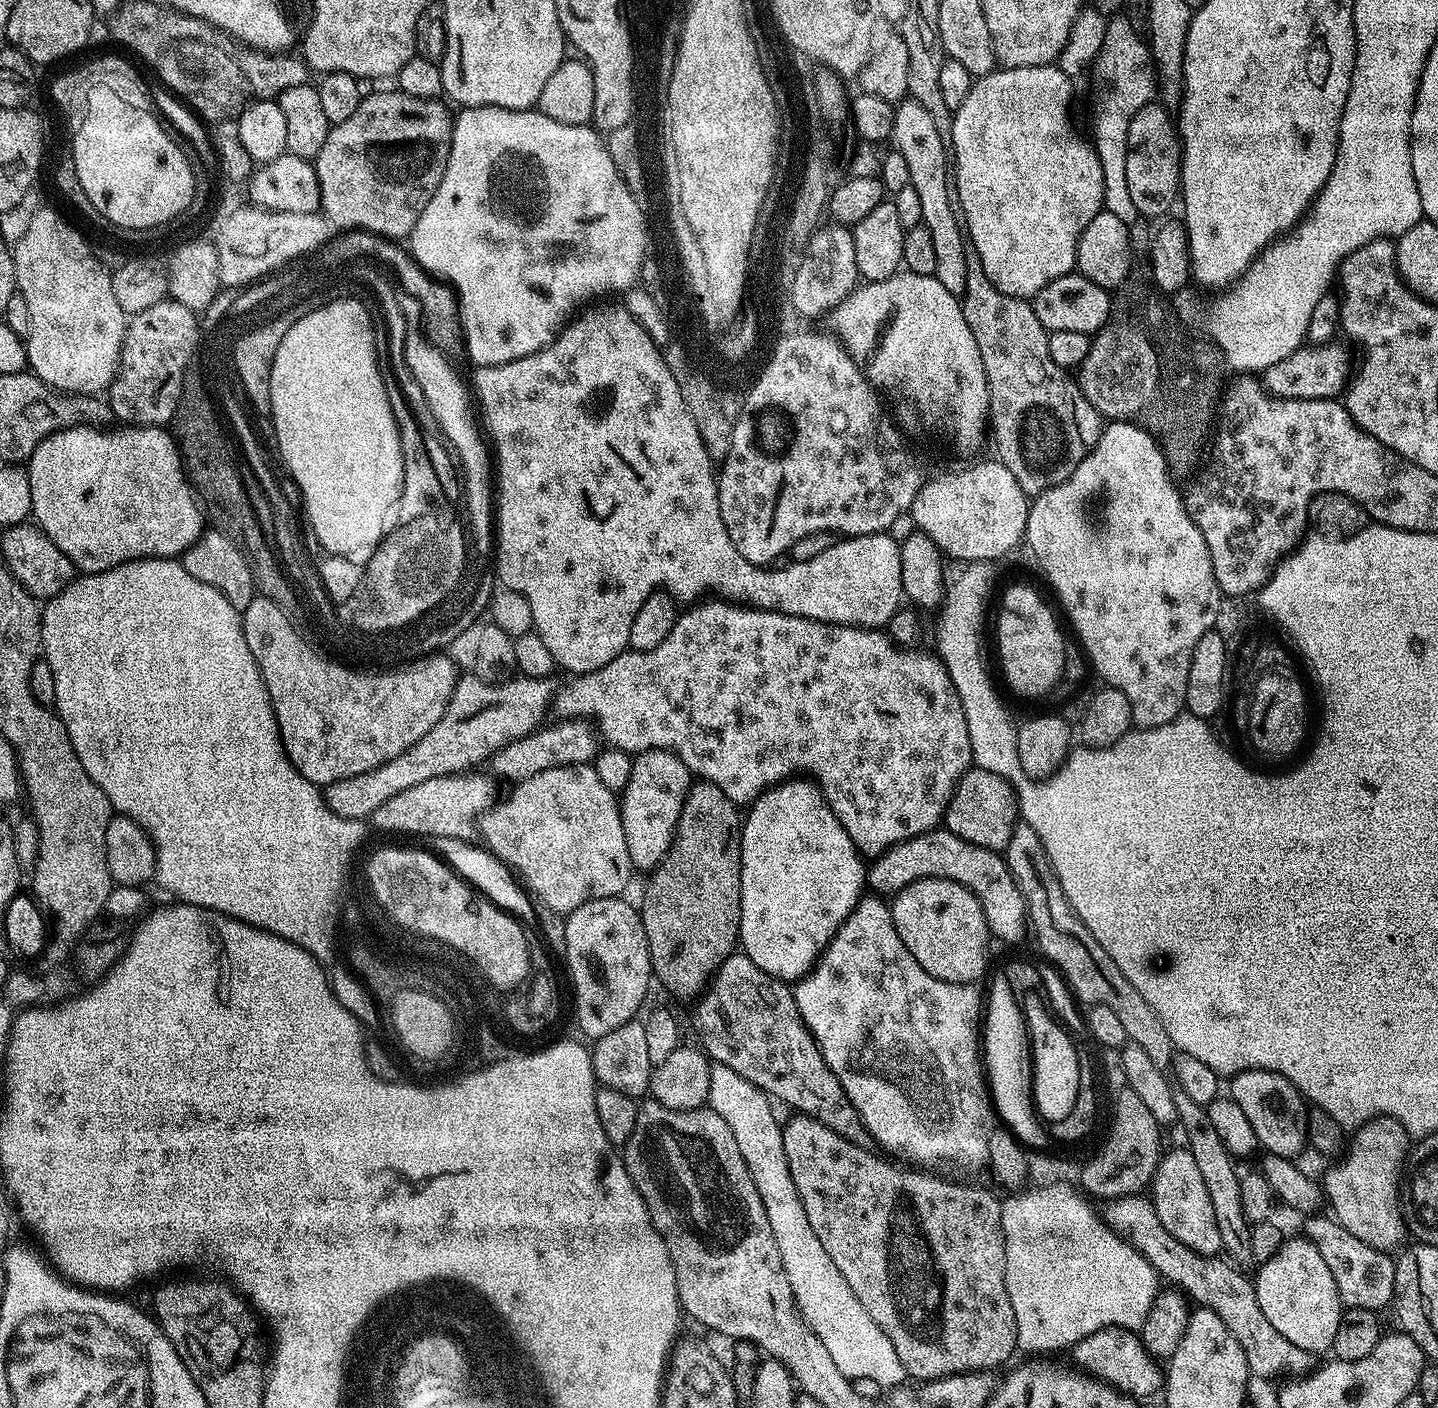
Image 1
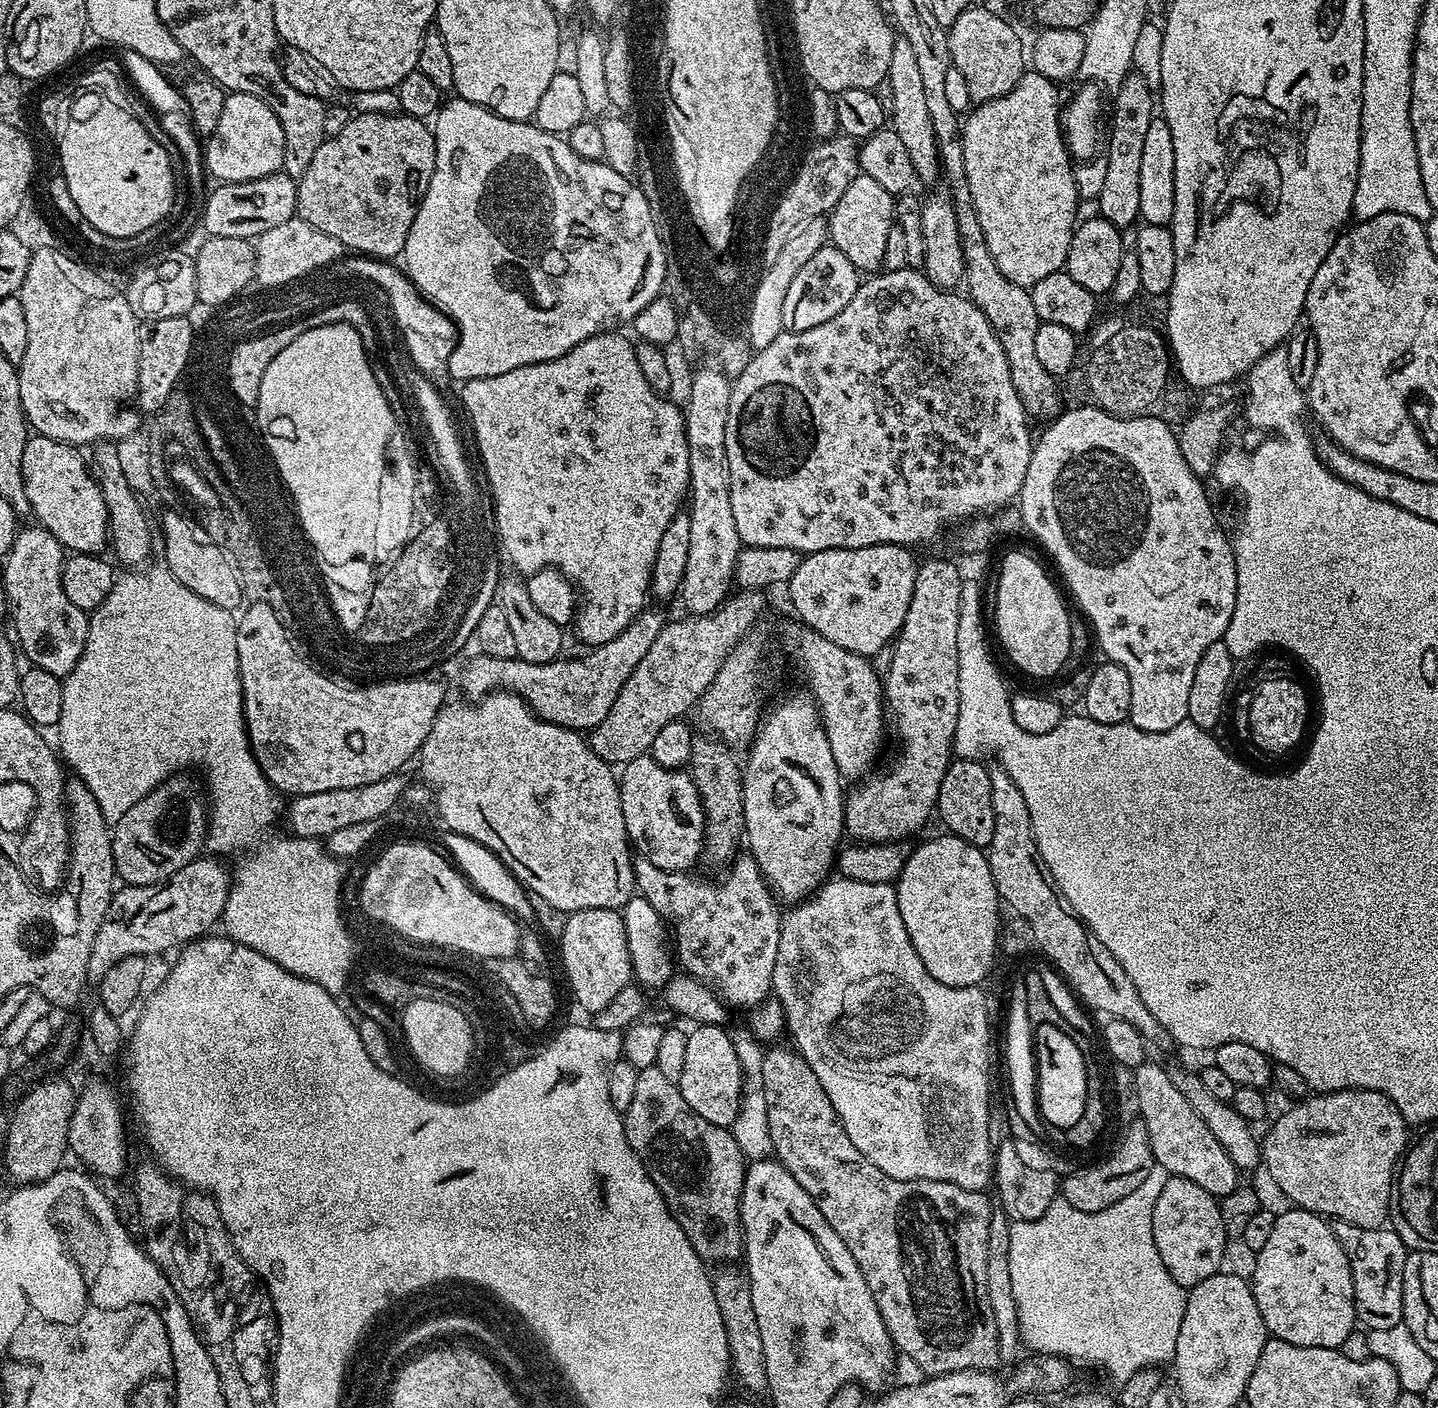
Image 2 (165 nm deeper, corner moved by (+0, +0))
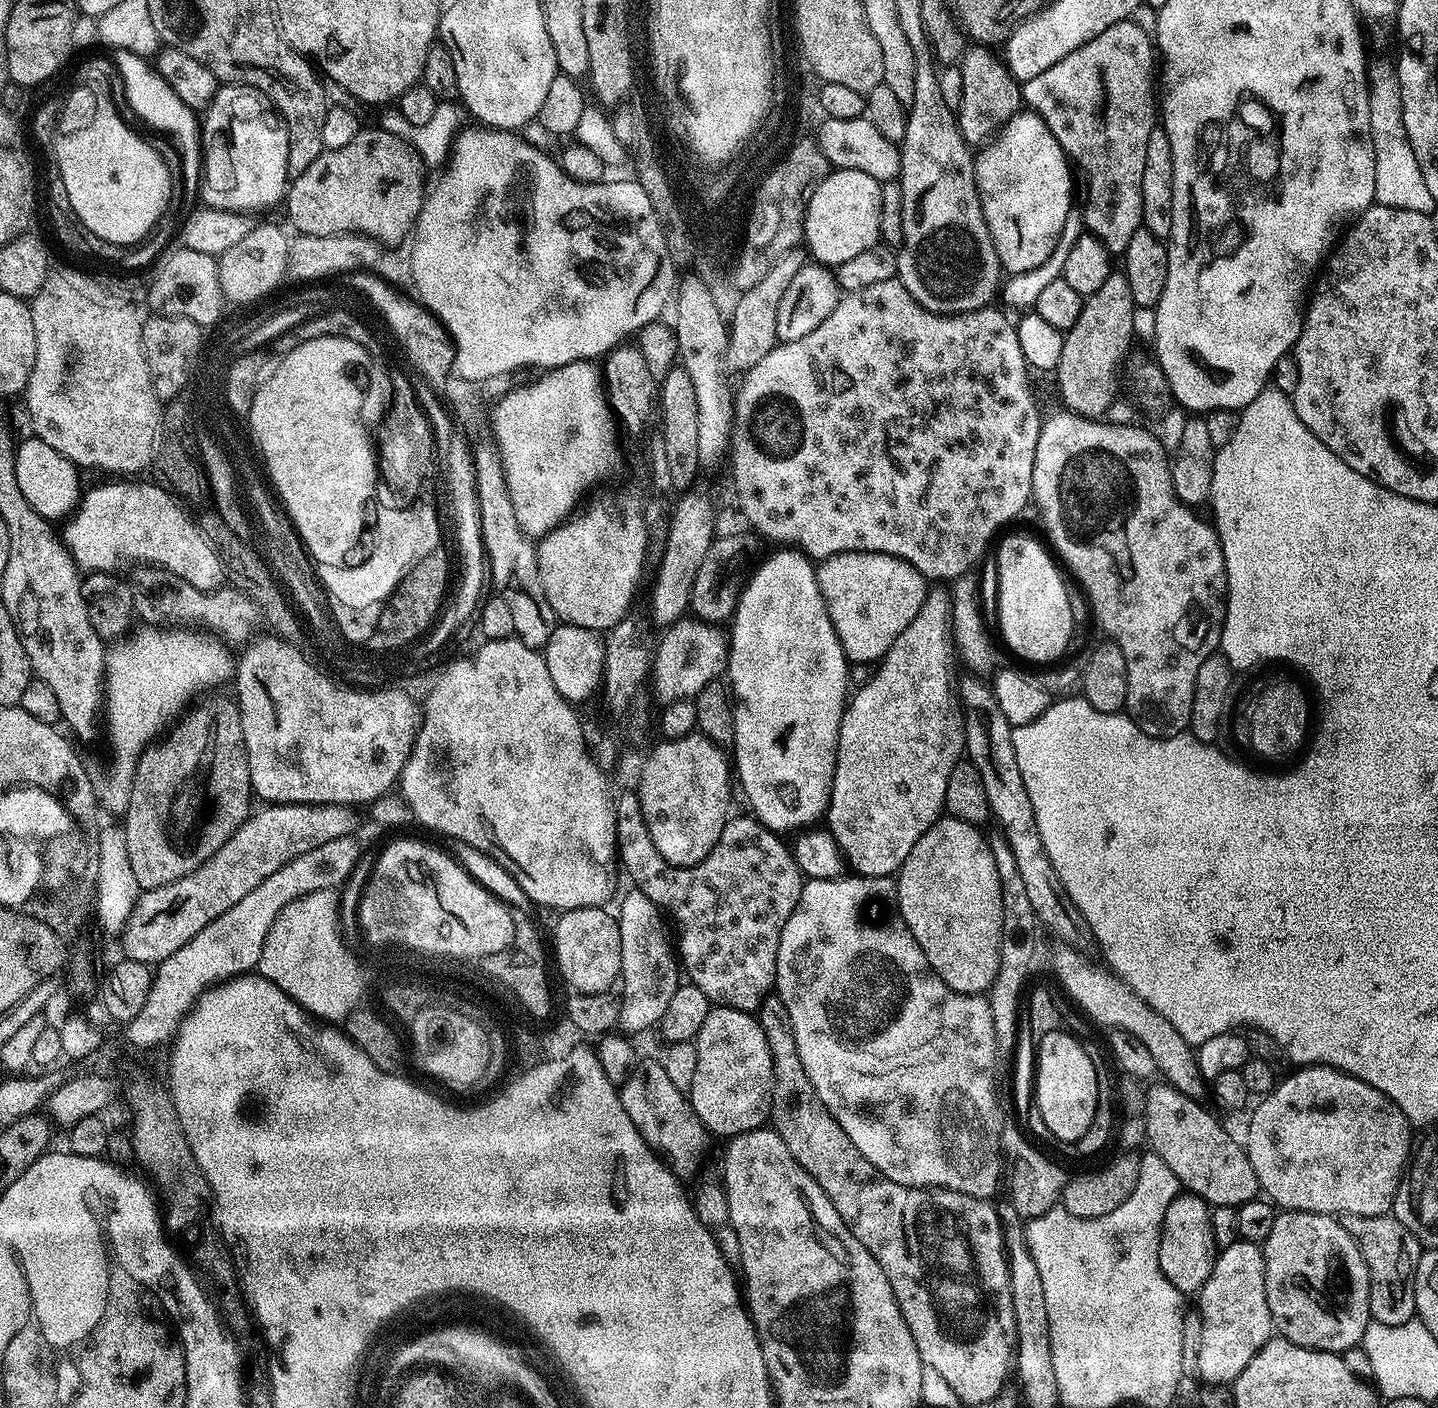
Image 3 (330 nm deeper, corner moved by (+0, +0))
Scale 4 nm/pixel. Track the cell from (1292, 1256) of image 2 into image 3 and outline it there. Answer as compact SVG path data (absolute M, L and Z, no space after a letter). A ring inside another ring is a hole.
M1281 1211L1274 1218L1274 1227L1270 1229L1270 1238L1264 1240L1262 1247L1264 1249L1264 1265L1266 1266L1266 1302L1270 1306L1275 1331L1283 1336L1285 1340L1294 1342L1303 1348L1312 1348L1316 1352L1343 1354L1348 1348L1357 1347L1361 1343L1364 1331L1372 1320L1370 1314L1370 1274L1354 1238L1341 1226L1339 1219L1327 1212Z

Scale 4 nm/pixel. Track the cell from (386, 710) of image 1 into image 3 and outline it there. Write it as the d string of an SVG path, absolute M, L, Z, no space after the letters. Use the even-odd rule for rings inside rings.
M263 635L246 652L238 656L238 663L234 668L234 681L236 680L236 692L234 699L240 705L240 717L242 718L242 738L246 742L246 754L250 762L250 782L253 793L260 796L268 804L343 804L345 806L367 806L380 796L389 795L394 785L399 781L400 772L406 766L406 762L412 756L412 747L416 741L416 729L420 723L421 713L418 704L411 695L400 692L380 692L380 696L356 696L356 692L343 692L340 688L332 688L324 676L312 672L308 668L309 663L304 662L301 649L287 644L286 639L279 636Z

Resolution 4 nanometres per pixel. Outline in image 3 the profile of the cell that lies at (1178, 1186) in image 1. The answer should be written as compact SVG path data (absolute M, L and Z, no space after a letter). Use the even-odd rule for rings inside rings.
M1181 1194L1174 1198L1174 1202L1170 1204L1170 1210L1166 1210L1166 1218L1164 1219L1164 1230L1160 1234L1160 1249L1158 1250L1158 1262L1162 1266L1162 1274L1166 1274L1166 1278L1174 1285L1181 1294L1199 1293L1204 1287L1206 1278L1210 1278L1212 1267L1216 1261L1218 1249L1214 1242L1214 1234L1212 1233L1212 1213L1210 1205L1200 1196L1191 1194Z

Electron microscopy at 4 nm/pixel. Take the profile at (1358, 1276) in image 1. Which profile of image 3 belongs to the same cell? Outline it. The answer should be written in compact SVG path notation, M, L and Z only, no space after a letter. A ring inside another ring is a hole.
M1346 1214L1340 1216L1342 1227L1354 1238L1358 1250L1368 1267L1370 1274L1370 1314L1372 1320L1385 1323L1386 1326L1398 1326L1416 1316L1416 1299L1414 1298L1414 1278L1420 1261L1422 1245L1416 1235L1398 1218L1387 1216L1359 1216Z

